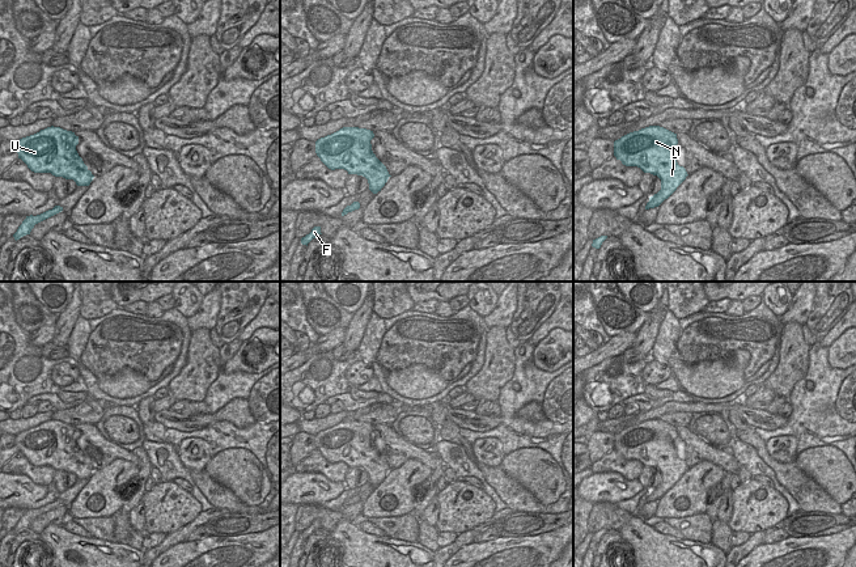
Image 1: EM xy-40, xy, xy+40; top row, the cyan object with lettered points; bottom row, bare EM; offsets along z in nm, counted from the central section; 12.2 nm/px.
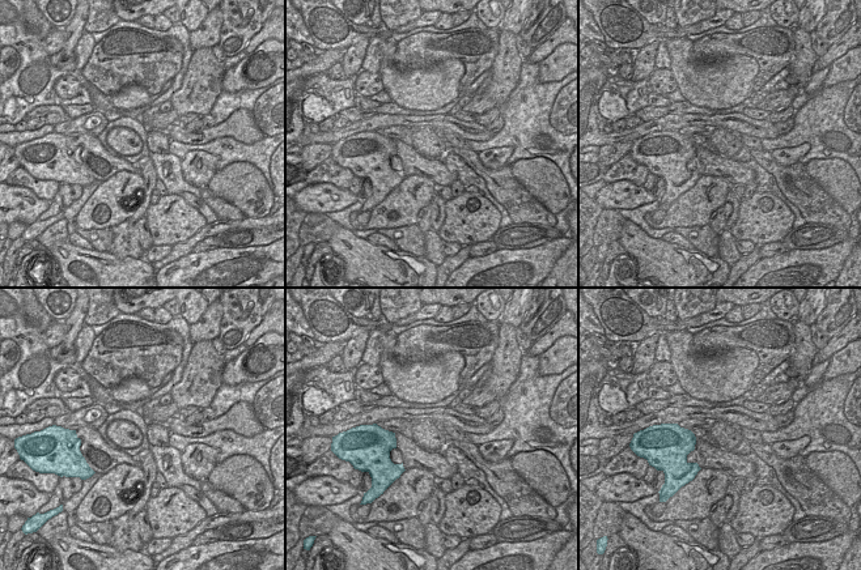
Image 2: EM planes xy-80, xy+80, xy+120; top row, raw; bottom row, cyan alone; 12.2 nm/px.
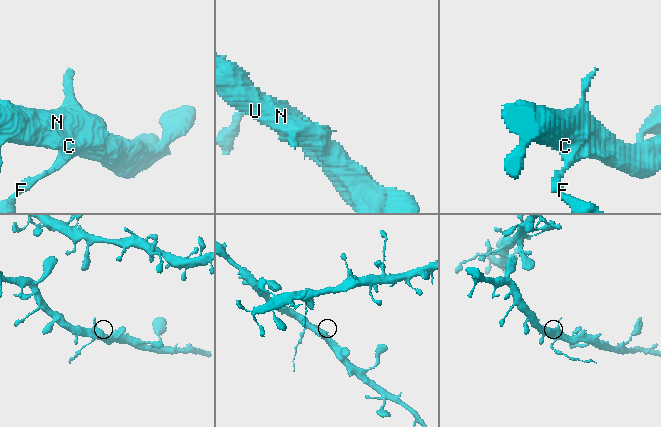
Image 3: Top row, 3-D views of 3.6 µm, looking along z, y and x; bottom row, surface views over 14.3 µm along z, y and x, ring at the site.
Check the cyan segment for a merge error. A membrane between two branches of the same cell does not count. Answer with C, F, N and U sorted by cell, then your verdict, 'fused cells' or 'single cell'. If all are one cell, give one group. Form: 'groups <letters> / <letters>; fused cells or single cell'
groups C N U / F; fused cells

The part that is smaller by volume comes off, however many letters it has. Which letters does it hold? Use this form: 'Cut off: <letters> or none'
Cut off: F

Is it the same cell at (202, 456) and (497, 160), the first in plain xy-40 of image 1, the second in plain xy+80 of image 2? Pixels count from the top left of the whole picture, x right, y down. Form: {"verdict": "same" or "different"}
{"verdict": "same"}

